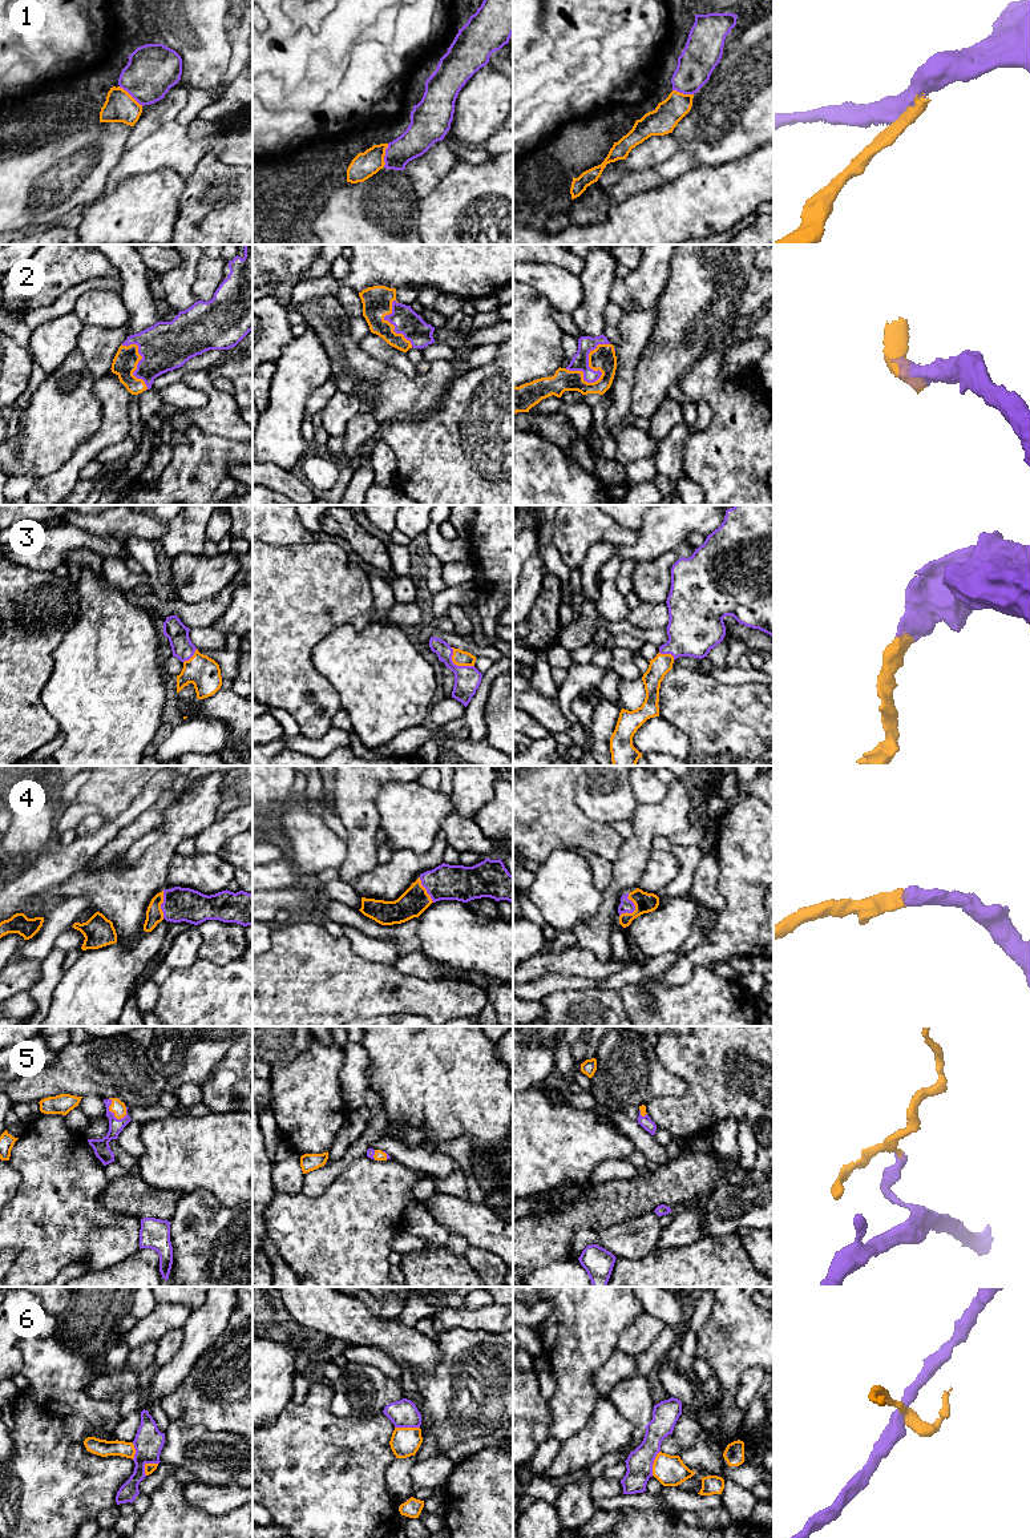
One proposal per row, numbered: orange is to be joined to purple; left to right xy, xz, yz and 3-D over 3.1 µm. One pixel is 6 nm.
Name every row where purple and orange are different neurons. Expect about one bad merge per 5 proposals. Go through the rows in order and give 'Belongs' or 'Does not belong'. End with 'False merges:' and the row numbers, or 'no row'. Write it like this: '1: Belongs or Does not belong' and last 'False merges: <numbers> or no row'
1: Does not belong
2: Belongs
3: Belongs
4: Belongs
5: Belongs
6: Does not belong
False merges: 1, 6

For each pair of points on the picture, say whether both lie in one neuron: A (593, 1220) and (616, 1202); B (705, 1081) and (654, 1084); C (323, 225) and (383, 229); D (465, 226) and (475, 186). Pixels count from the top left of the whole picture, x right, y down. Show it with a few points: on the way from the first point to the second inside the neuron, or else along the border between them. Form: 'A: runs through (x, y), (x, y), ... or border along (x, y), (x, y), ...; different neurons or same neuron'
A: runs through (598, 1215), (610, 1203); same neuron
B: border along (661, 1062), (685, 1081), (686, 1093), (683, 1096); different neurons
C: runs through (338, 225), (368, 229); same neuron
D: runs through (475, 217), (475, 196); same neuron

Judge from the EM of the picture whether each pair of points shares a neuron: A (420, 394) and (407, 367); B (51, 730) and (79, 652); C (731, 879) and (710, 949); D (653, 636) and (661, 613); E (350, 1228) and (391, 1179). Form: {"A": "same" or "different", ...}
{"A": "different", "B": "different", "C": "same", "D": "different", "E": "same"}

